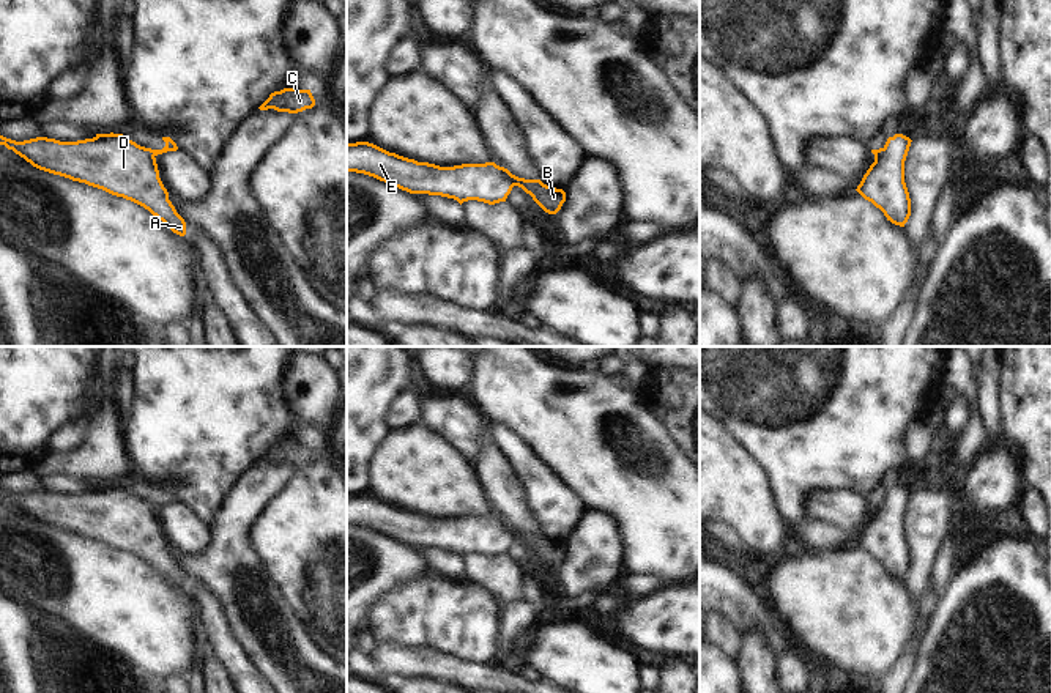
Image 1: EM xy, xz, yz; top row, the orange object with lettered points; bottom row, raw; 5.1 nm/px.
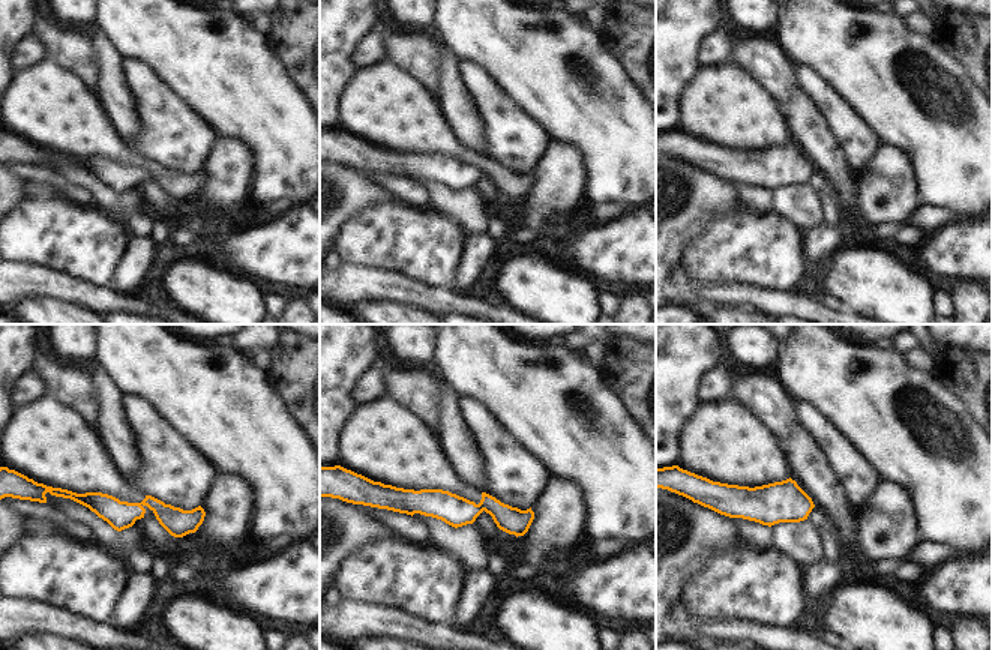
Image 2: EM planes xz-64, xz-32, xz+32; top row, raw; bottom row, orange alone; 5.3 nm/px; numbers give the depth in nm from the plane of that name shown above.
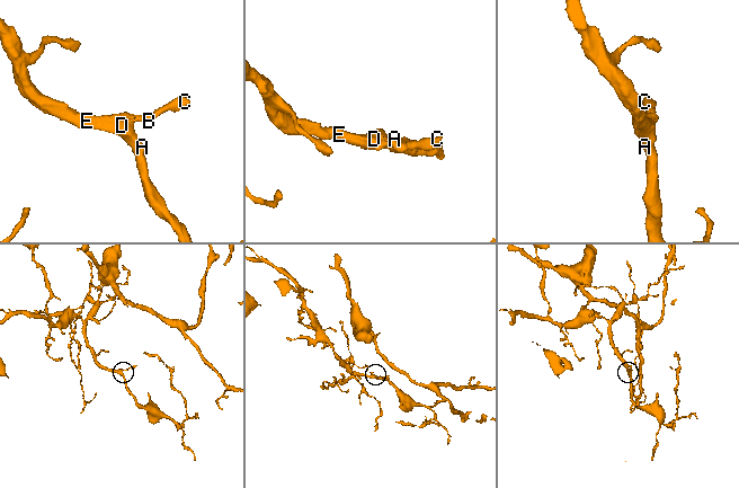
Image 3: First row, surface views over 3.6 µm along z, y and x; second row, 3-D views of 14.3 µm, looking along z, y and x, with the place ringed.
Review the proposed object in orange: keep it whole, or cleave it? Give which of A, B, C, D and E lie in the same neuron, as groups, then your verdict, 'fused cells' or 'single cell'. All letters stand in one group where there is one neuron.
A D E / B C | fused cells

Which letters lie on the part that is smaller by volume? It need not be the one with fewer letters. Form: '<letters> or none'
B, C

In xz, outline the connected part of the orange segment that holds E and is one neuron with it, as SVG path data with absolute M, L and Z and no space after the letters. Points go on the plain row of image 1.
M369 495L347 496L347 524L373 529L410 547L429 547L454 551L460 558L468 553L477 553L488 558L506 554L514 540L512 534L500 526L495 515L440 520L389 506Z

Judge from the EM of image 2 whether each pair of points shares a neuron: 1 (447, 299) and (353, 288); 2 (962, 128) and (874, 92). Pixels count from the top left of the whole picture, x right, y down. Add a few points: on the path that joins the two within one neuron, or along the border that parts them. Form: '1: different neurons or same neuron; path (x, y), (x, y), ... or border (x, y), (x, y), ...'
1: same neuron; path (423, 296), (401, 288), (377, 288)
2: same neuron; path (940, 119), (922, 113), (896, 92)

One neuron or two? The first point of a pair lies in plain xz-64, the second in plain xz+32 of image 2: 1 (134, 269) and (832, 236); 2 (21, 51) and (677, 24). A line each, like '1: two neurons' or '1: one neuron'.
1: one neuron
2: two neurons

